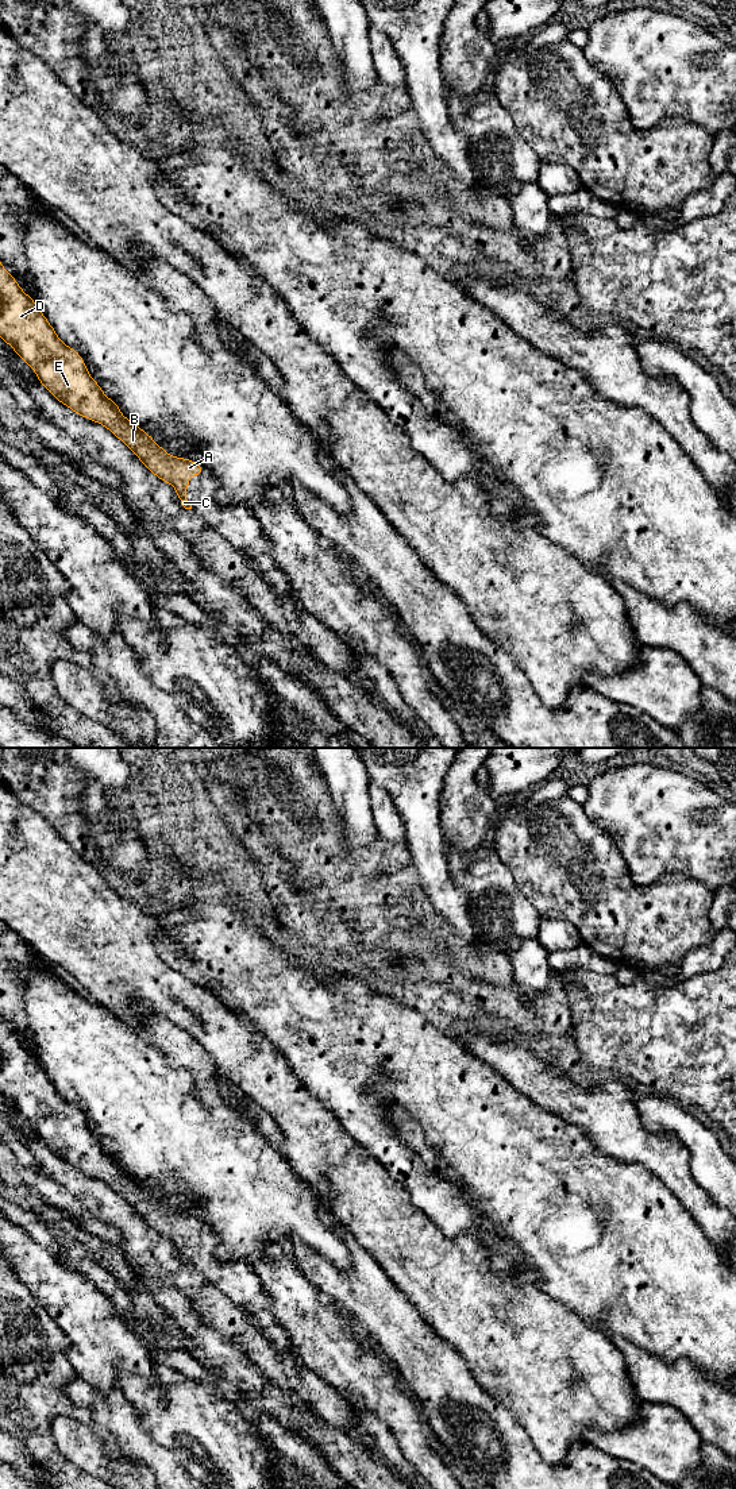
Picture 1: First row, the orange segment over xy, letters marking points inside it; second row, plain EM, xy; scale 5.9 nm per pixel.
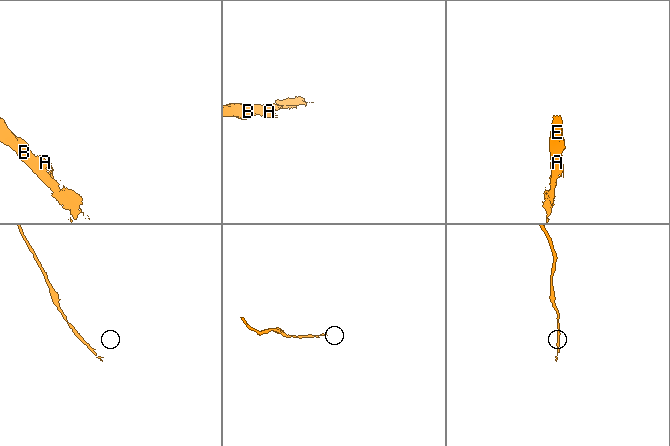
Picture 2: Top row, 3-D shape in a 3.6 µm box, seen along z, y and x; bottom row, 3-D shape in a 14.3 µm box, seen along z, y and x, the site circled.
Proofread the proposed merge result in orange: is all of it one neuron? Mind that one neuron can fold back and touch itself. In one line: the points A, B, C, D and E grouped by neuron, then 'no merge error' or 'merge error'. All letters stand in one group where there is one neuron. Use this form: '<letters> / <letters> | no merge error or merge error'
A B C D E | no merge error

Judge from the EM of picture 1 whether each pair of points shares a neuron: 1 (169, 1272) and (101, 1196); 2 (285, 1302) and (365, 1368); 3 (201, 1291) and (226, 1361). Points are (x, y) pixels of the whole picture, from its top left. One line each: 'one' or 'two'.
1: one
2: one
3: two

